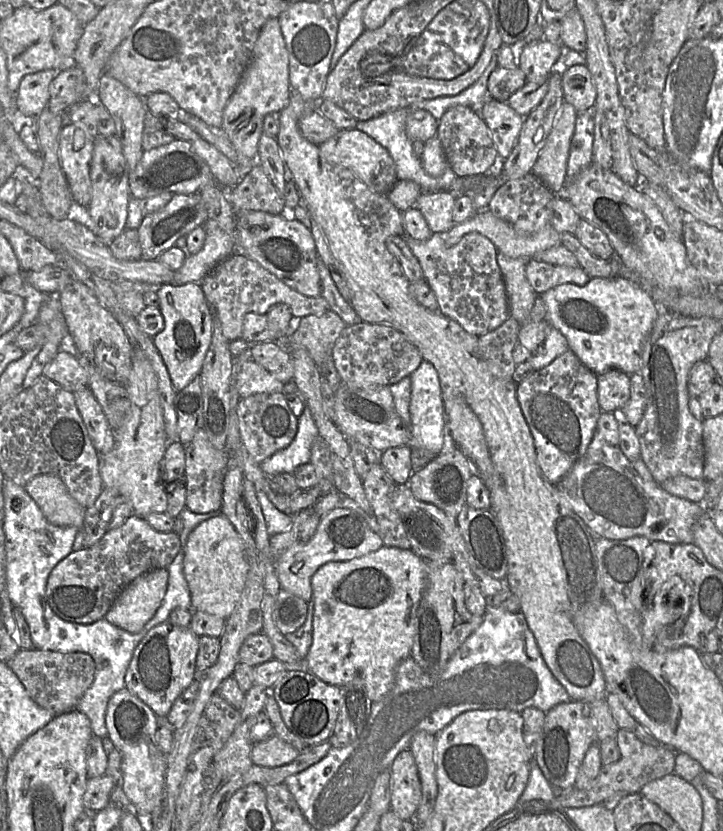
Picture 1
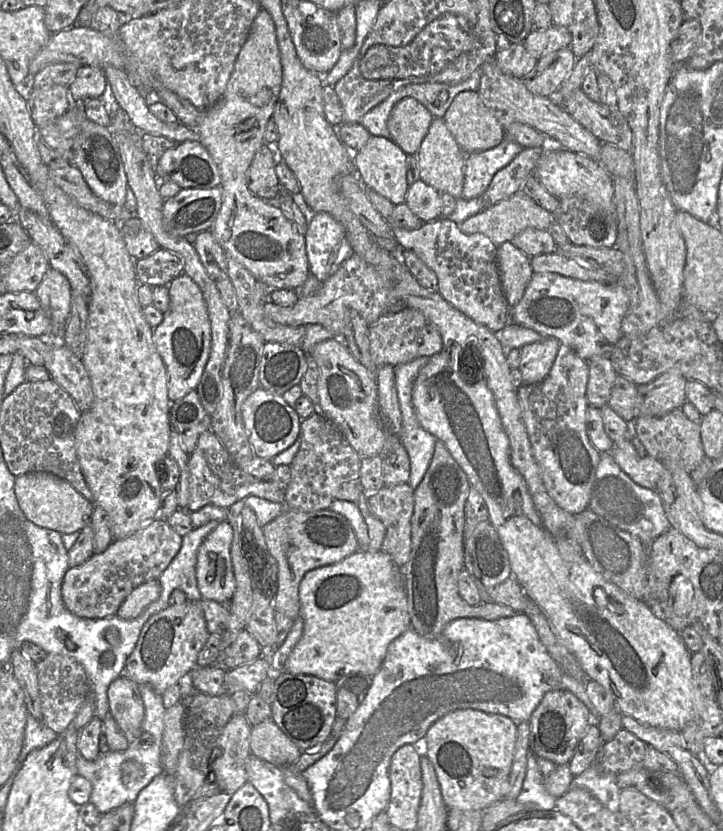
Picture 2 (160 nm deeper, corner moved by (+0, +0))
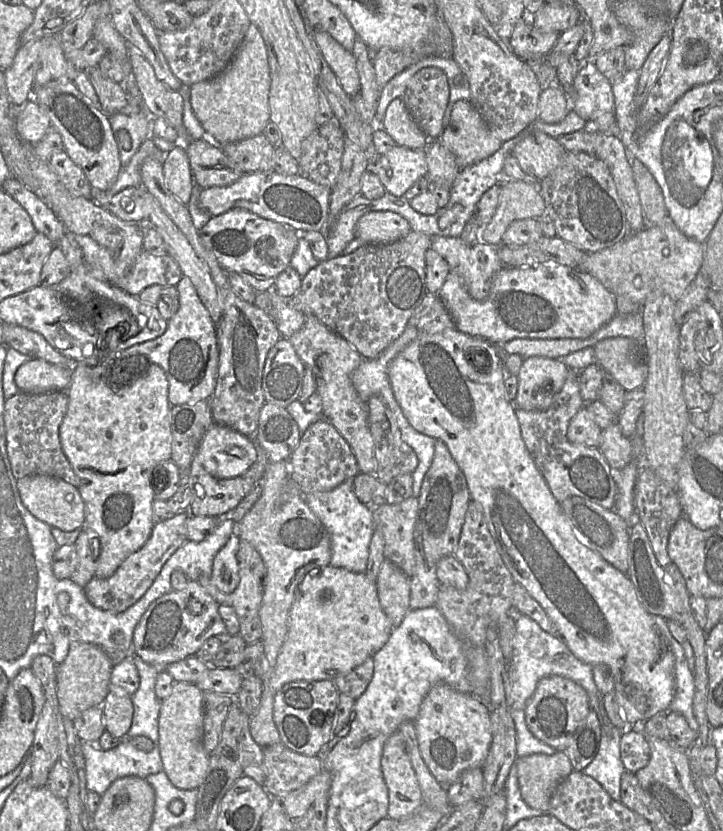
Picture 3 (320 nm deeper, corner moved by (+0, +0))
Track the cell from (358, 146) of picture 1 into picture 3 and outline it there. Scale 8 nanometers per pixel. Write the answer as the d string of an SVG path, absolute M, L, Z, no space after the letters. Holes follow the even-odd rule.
M395 145L371 164L386 192L402 197L421 177L427 175L425 150L413 150Z

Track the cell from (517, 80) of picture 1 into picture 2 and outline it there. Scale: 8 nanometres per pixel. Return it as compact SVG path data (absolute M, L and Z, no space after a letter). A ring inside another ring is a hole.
M523 42L513 43L508 49L499 50L494 60L504 74L518 79L524 79L538 63L538 59L527 51Z

